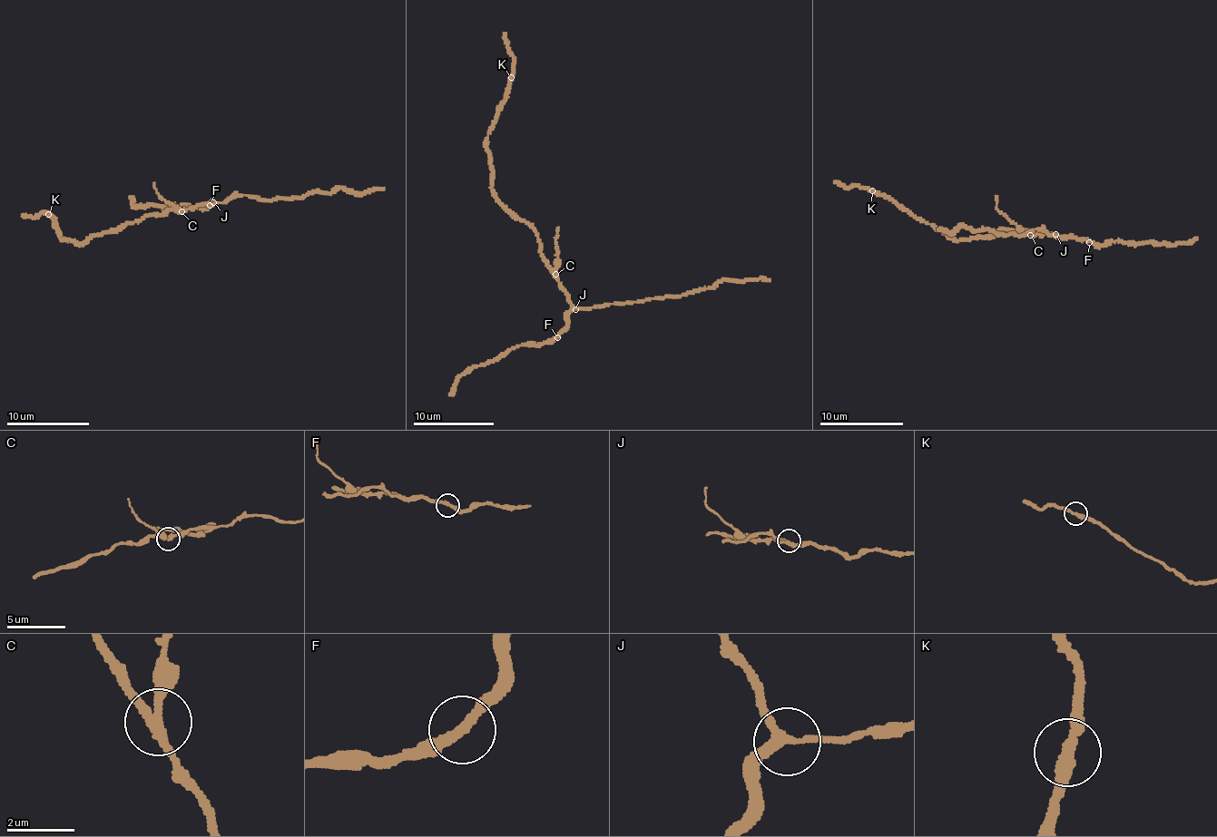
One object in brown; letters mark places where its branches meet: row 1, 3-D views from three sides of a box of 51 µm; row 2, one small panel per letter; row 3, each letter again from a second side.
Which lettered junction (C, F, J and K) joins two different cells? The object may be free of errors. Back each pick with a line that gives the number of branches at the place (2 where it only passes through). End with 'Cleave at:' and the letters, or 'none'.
C: branches 3
Cleave at: C

